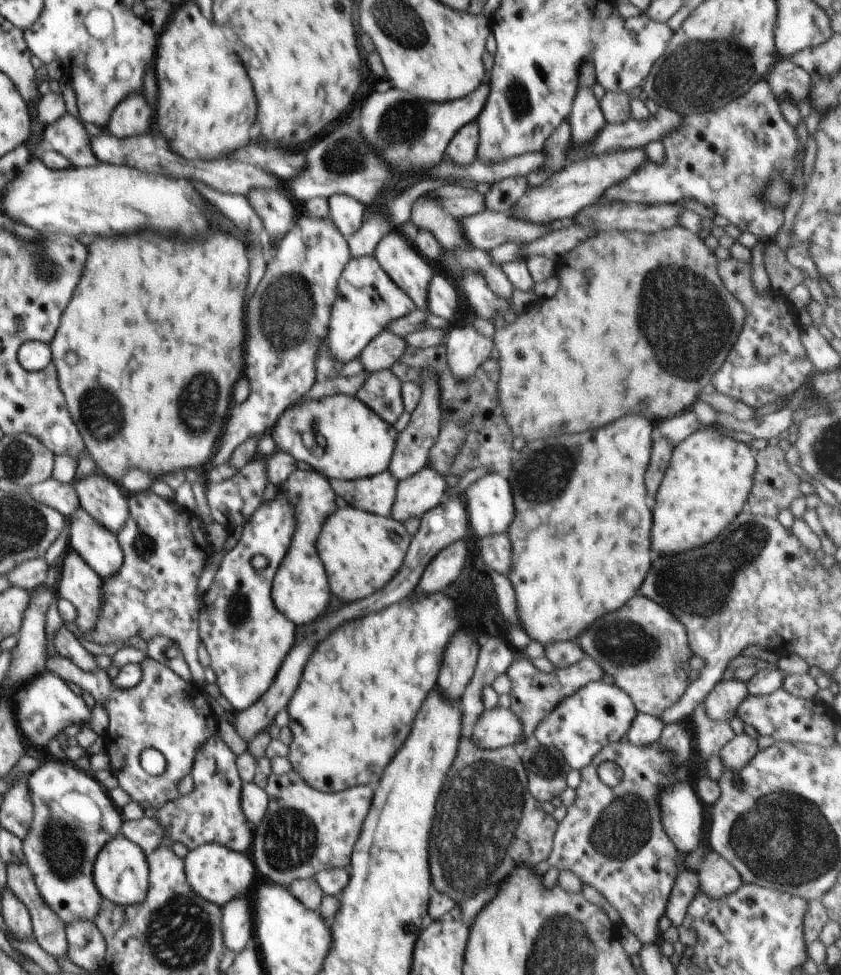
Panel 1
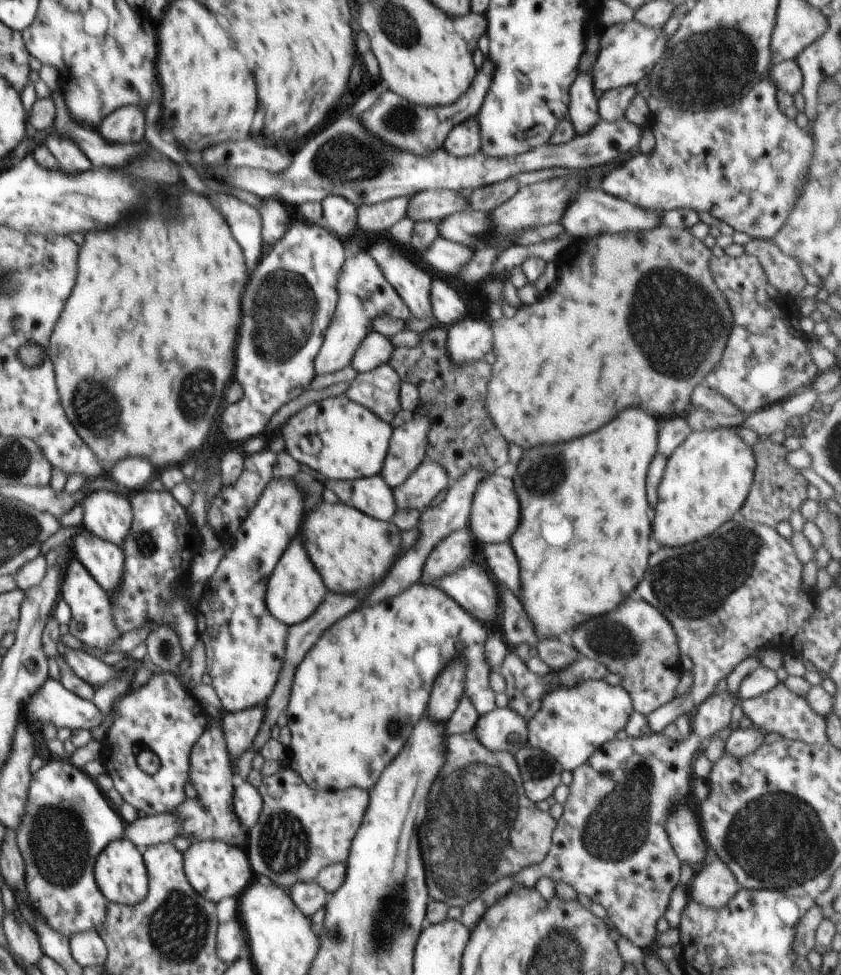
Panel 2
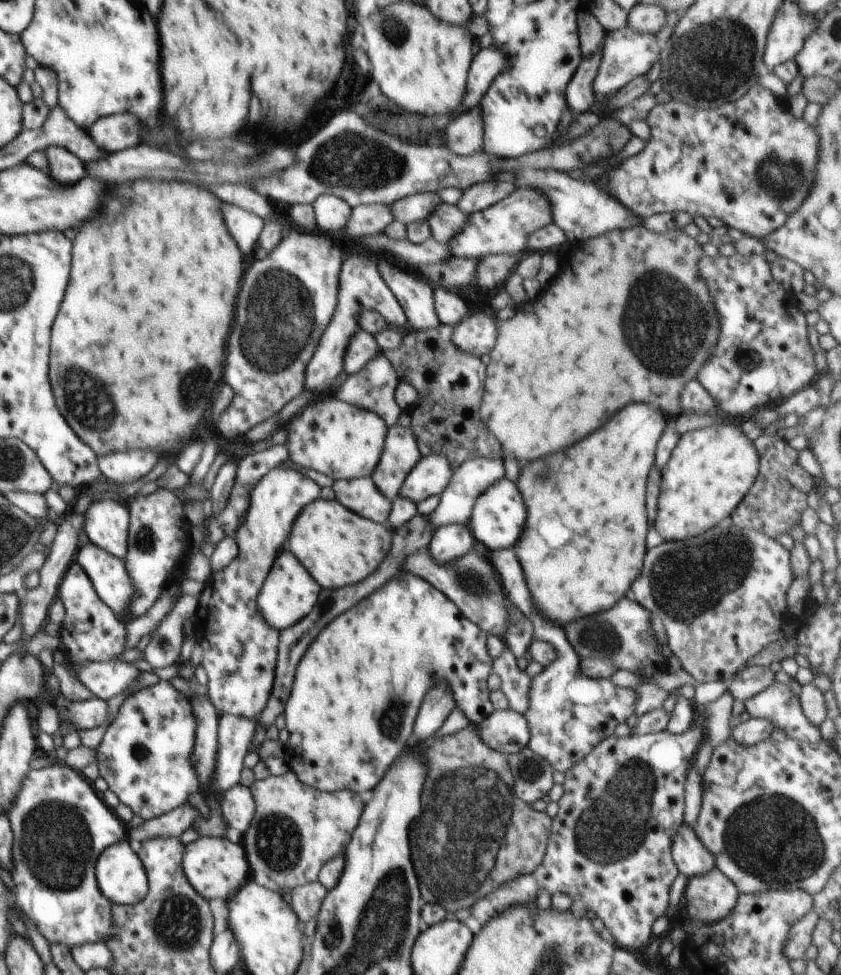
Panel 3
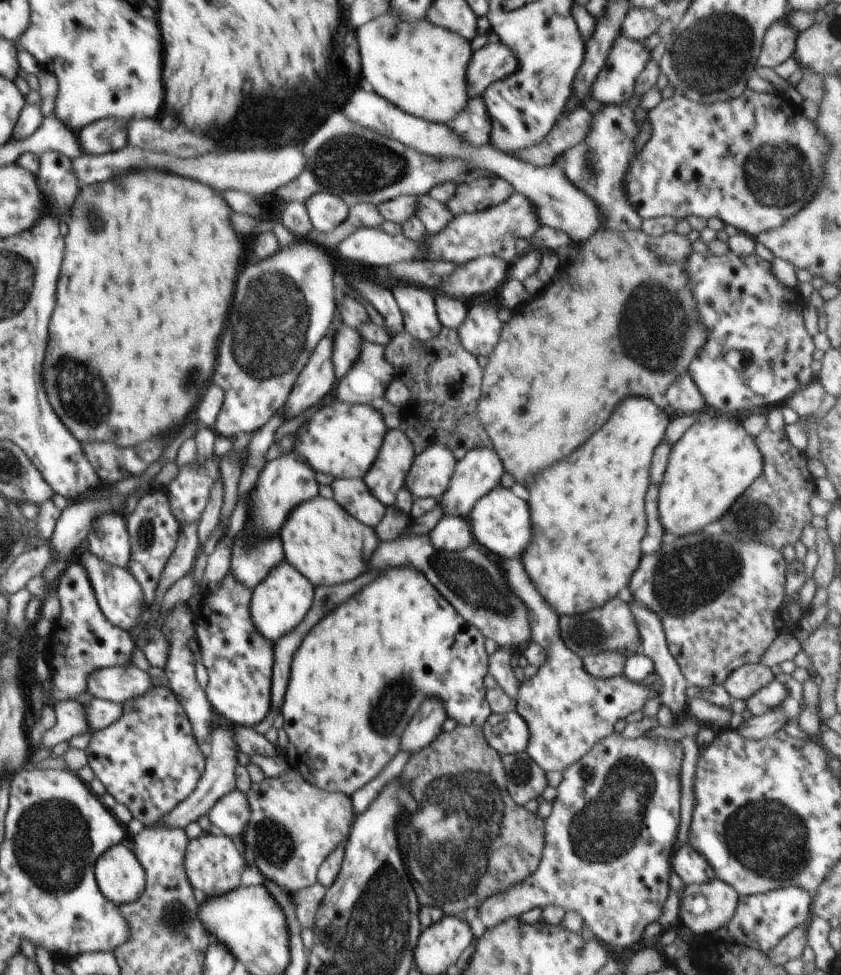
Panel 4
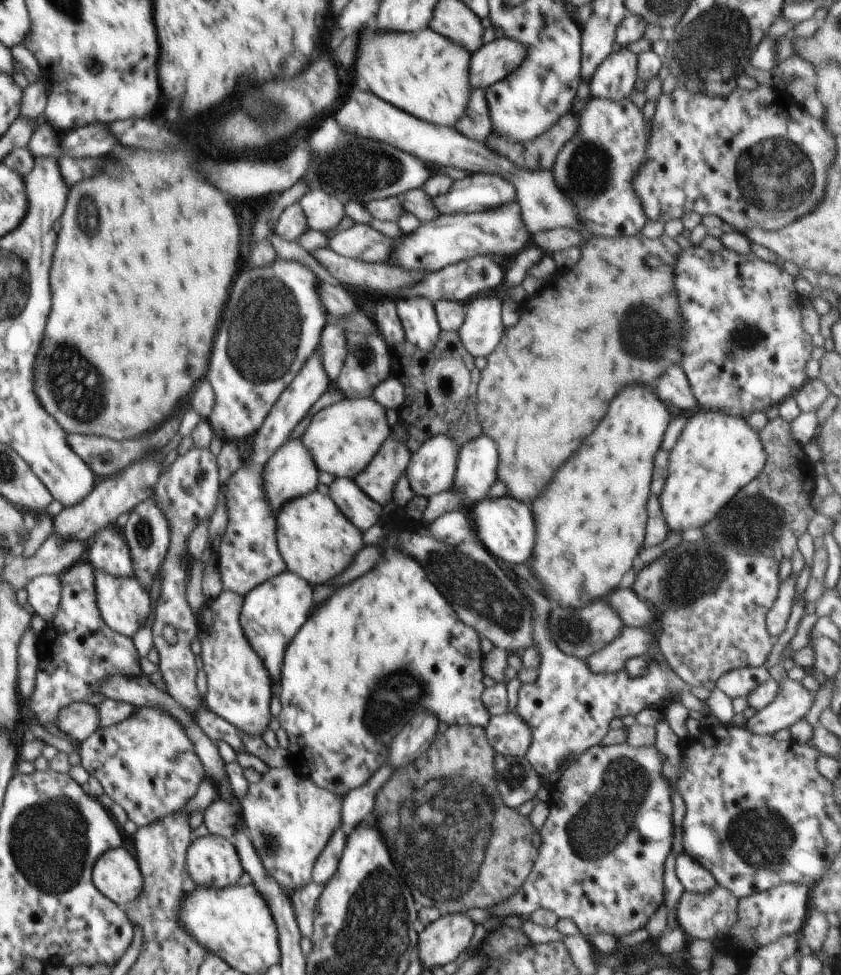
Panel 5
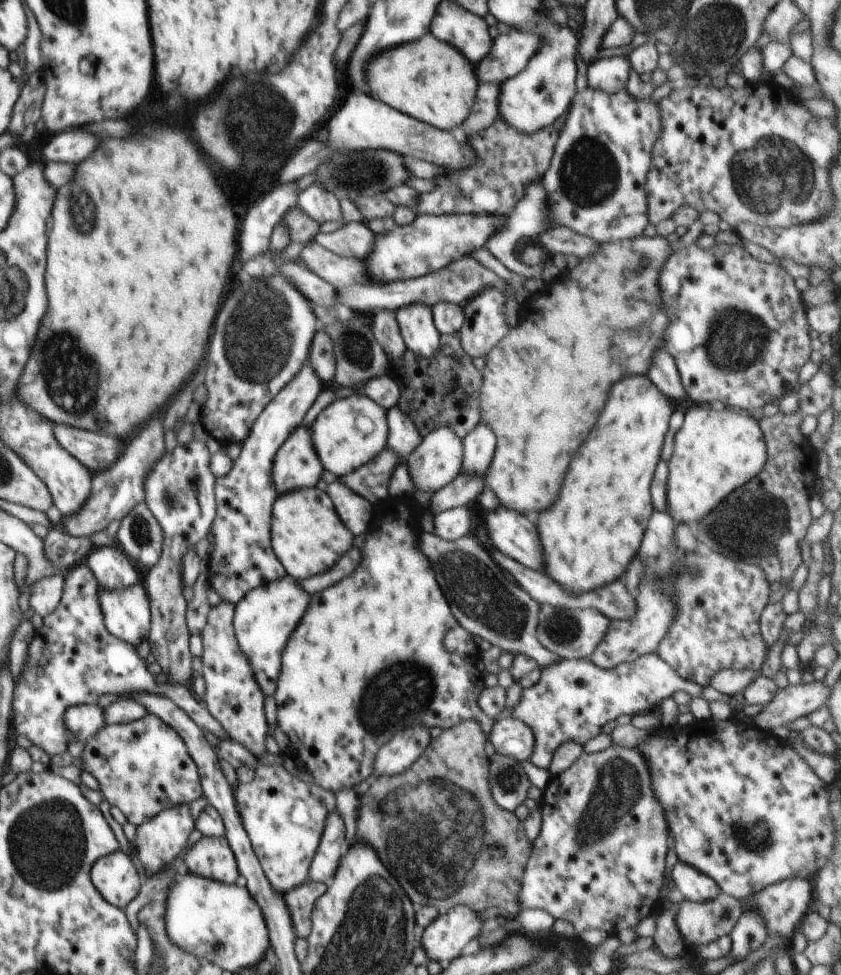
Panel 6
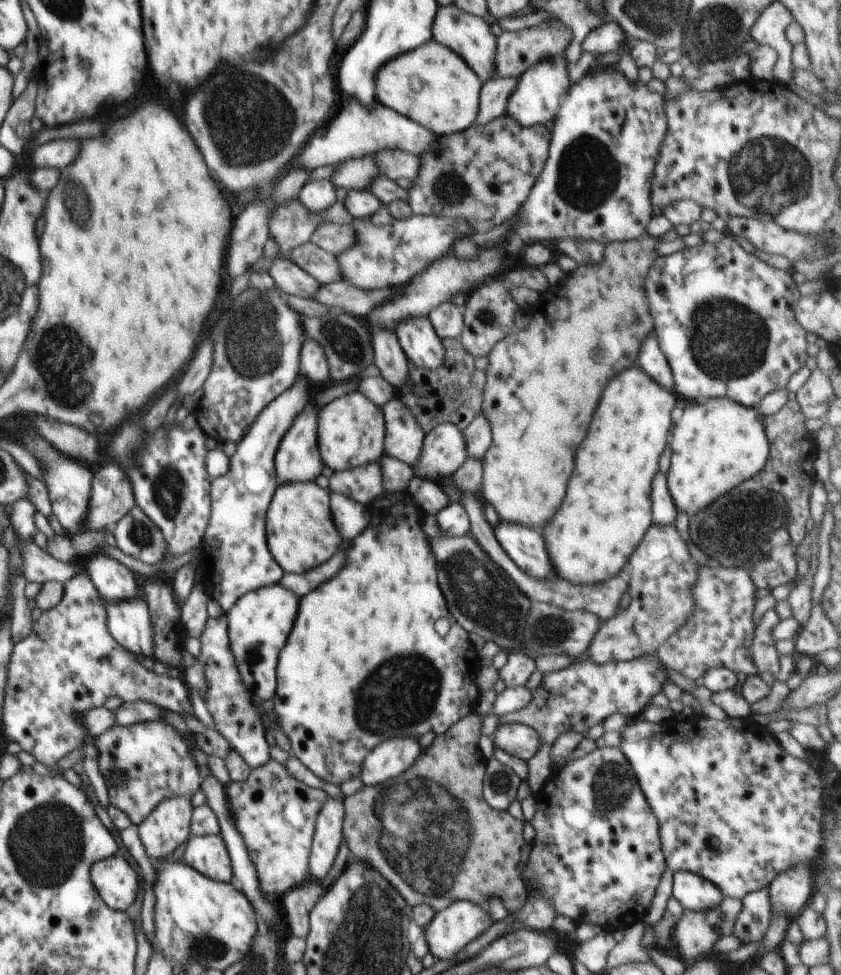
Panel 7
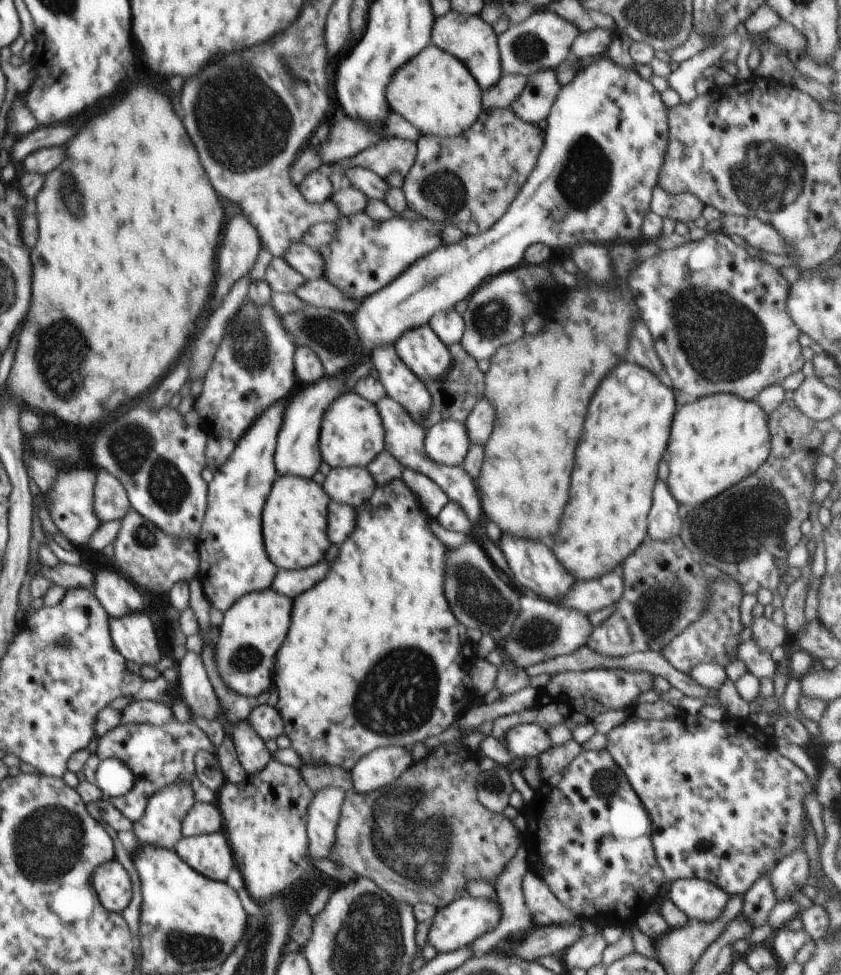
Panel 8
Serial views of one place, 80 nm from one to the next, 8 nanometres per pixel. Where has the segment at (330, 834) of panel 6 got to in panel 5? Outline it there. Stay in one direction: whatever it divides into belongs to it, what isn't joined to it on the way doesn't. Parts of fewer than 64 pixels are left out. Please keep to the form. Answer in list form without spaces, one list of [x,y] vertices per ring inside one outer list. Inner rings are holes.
[[[343,825],[338,826],[332,832],[330,841],[326,844],[326,848],[322,850],[314,868],[312,868],[313,883],[325,886],[334,877],[347,842],[348,833]]]

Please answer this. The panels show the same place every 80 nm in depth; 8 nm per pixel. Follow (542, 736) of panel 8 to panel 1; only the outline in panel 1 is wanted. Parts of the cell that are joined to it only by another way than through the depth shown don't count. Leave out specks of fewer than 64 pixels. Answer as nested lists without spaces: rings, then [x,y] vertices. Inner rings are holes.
[[[509,708],[484,709],[475,720],[470,738],[482,749],[496,750],[512,745],[521,748],[523,724]]]

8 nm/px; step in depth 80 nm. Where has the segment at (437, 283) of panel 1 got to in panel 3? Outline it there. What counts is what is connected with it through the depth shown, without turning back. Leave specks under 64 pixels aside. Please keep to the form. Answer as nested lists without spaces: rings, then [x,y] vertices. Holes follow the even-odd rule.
[[[436,287],[433,292],[434,307],[441,325],[456,326],[469,316],[469,309],[456,292]]]

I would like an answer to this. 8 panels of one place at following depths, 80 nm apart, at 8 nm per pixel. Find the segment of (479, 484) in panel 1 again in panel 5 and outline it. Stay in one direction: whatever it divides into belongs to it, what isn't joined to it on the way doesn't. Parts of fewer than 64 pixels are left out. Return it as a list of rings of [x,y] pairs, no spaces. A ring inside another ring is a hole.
[[[510,496],[487,498],[476,503],[472,508],[475,538],[485,547],[493,557],[501,558],[508,566],[528,562],[534,546],[536,546],[536,528],[532,520],[531,508]]]

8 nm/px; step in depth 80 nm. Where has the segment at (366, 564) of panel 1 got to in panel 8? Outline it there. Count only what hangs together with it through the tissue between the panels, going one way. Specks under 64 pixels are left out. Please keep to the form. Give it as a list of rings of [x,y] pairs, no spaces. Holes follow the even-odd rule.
[[[282,475],[273,482],[261,521],[266,552],[279,569],[297,571],[324,560],[331,545],[327,533],[330,501],[326,491],[313,479]]]

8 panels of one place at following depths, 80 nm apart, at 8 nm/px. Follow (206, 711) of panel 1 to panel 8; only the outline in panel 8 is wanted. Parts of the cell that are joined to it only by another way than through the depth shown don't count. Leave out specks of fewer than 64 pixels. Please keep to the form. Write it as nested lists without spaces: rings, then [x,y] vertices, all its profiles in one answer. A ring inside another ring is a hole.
[[[174,718],[160,726],[121,722],[98,739],[97,755],[102,760],[110,758],[121,760],[132,771],[134,784],[126,794],[110,797],[109,801],[128,820],[135,823],[144,816],[149,797],[155,792],[177,783],[194,786],[194,782],[198,782],[194,767],[194,756],[198,750],[217,754],[214,742],[193,721],[183,724]]]

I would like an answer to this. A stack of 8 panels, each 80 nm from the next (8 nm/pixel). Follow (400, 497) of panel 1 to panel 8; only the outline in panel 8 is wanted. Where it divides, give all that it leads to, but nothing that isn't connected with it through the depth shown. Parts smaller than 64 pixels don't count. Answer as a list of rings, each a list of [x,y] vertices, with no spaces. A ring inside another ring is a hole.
[[[454,419],[427,429],[423,443],[430,460],[449,467],[460,467],[471,445],[465,425]]]

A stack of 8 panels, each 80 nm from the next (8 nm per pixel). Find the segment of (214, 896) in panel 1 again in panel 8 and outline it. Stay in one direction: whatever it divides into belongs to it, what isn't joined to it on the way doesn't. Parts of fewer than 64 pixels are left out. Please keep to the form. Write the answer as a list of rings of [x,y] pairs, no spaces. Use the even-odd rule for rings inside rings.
[[[222,830],[205,835],[184,837],[177,842],[176,850],[177,855],[188,866],[191,866],[197,873],[203,874],[205,877],[215,881],[226,881],[228,874],[230,874],[230,869],[236,866],[234,860],[232,860],[231,846]]]

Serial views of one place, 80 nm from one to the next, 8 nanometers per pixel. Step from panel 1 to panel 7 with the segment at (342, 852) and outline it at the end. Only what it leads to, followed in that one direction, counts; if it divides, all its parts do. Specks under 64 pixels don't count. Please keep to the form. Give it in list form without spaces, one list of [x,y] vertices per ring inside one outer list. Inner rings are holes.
[[[274,759],[252,769],[244,782],[232,781],[226,786],[226,792],[235,825],[247,846],[262,892],[277,899],[302,884],[309,873],[316,819],[328,794],[296,780]]]

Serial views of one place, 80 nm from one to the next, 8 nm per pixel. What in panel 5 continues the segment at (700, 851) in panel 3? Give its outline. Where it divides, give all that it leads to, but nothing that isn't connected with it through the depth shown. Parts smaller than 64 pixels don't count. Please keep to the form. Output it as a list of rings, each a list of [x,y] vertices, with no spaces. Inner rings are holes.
[[[684,851],[676,858],[676,876],[686,892],[706,894],[717,885],[714,876]]]

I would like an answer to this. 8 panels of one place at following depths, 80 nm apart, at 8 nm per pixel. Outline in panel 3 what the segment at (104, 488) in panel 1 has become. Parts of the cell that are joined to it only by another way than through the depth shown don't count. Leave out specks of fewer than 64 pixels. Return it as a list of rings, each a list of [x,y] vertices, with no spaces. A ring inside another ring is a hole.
[[[102,498],[90,504],[84,515],[84,531],[90,542],[106,554],[124,560],[128,552],[129,508],[118,500]]]

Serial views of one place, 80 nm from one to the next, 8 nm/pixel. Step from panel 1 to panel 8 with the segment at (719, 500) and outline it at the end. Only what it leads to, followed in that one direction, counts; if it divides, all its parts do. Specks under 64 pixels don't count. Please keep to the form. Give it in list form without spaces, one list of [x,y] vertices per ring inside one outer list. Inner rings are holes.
[[[730,393],[708,395],[676,412],[668,444],[668,488],[677,503],[694,508],[754,474],[771,449],[768,415],[754,401]]]

